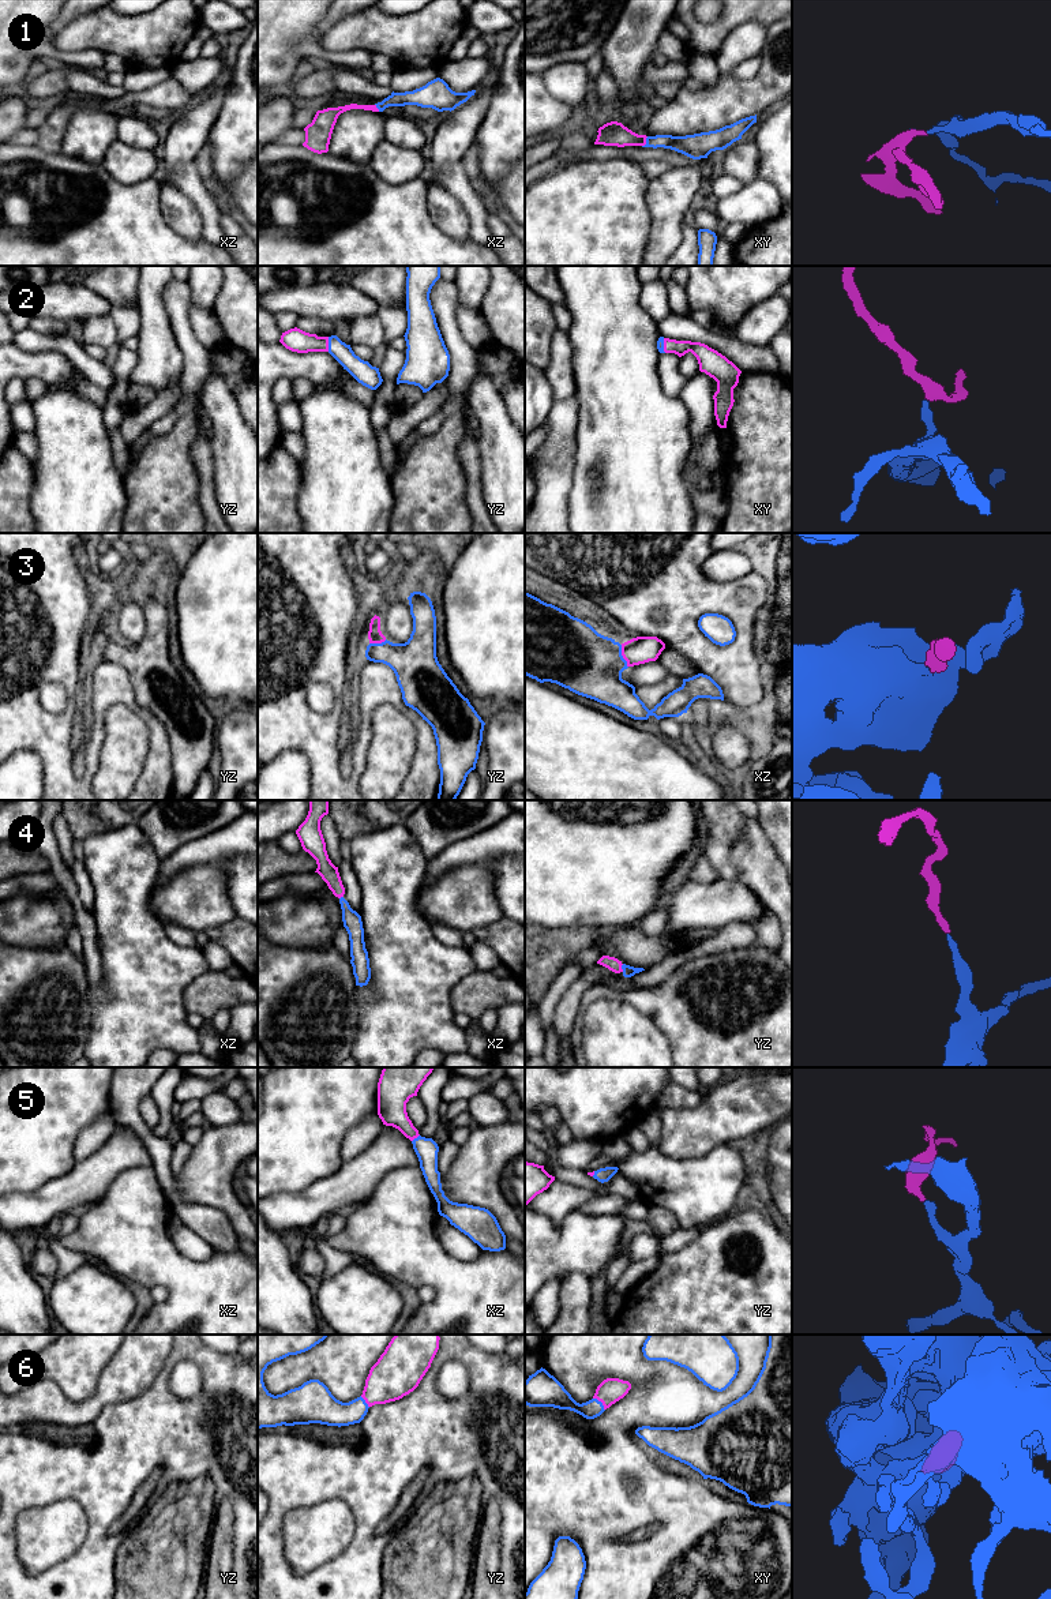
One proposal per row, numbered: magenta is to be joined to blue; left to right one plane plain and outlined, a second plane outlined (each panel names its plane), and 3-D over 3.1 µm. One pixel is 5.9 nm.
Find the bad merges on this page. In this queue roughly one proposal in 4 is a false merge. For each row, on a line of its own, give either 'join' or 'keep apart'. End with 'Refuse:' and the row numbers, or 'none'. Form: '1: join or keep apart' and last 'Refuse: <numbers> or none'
1: join
2: join
3: join
4: join
5: join
6: join
Refuse: none

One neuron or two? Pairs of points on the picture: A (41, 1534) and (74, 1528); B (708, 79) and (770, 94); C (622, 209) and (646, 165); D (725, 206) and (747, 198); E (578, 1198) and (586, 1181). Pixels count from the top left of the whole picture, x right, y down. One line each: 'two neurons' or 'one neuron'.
A: one neuron
B: two neurons
C: two neurons
D: one neuron
E: two neurons

